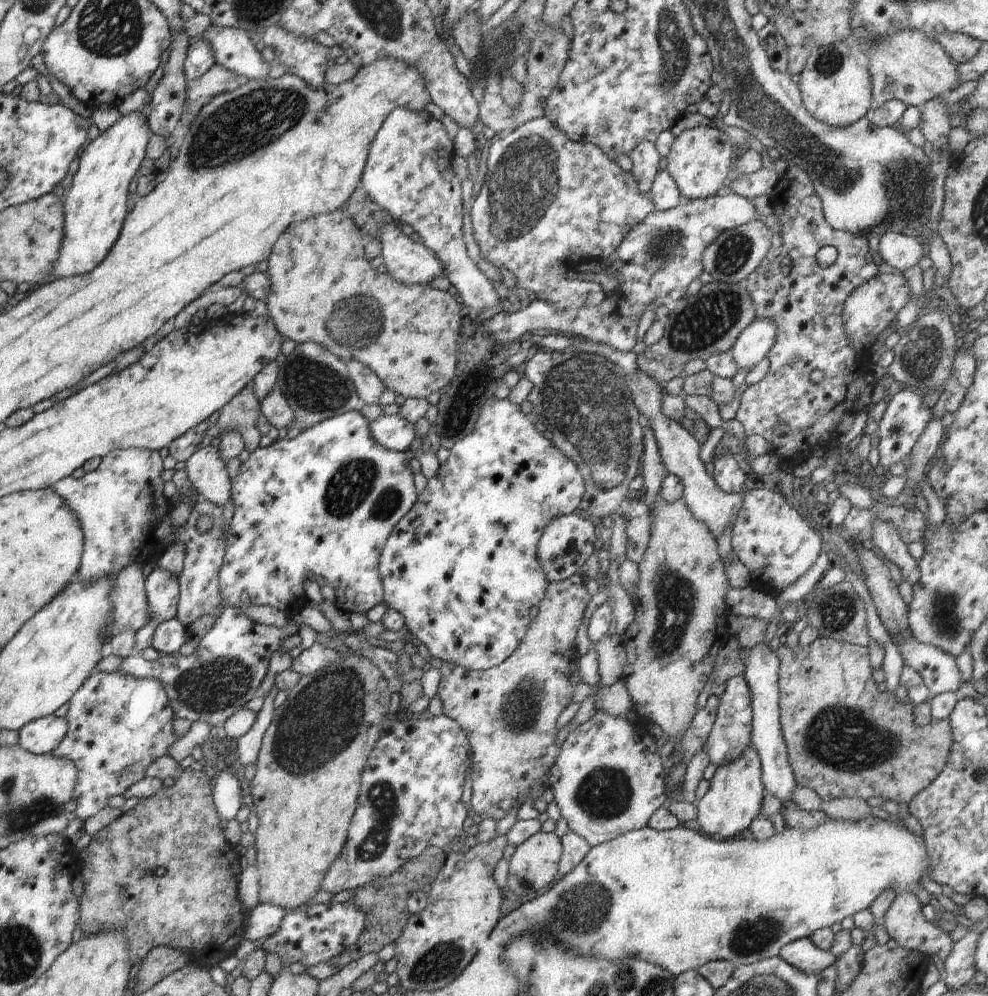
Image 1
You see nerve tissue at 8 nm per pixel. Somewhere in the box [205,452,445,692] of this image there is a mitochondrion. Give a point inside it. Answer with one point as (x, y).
(356, 483)

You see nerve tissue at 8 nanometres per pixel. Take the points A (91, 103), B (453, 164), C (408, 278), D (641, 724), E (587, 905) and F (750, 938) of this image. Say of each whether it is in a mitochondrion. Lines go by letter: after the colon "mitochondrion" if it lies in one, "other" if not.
A: other
B: other
C: other
D: other
E: mitochondrion
F: mitochondrion

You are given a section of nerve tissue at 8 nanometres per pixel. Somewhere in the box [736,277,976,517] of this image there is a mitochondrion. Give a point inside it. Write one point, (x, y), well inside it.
(923, 350)

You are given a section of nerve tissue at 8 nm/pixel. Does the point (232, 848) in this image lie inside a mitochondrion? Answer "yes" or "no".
no

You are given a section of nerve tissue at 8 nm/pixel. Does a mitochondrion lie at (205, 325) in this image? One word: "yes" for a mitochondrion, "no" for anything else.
no

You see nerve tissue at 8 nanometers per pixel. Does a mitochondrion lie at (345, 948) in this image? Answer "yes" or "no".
no

